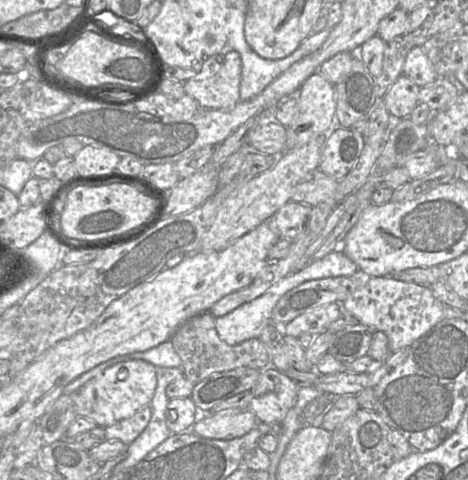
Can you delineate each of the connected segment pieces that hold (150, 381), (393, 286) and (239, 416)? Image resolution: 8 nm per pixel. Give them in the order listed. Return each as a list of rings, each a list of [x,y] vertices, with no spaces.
[[[128,360],[107,368],[71,394],[78,417],[87,417],[98,426],[107,427],[130,418],[142,407],[150,405],[156,386],[156,367],[153,364],[144,360]]]
[[[371,276],[364,286],[359,287],[342,302],[342,306],[356,317],[360,324],[383,332],[388,338],[391,352],[410,347],[414,341],[444,318],[445,307],[448,307],[433,295],[429,286],[398,280],[389,276]]]
[[[246,409],[206,416],[197,420],[190,430],[203,438],[230,440],[247,434],[257,424],[255,414]]]

